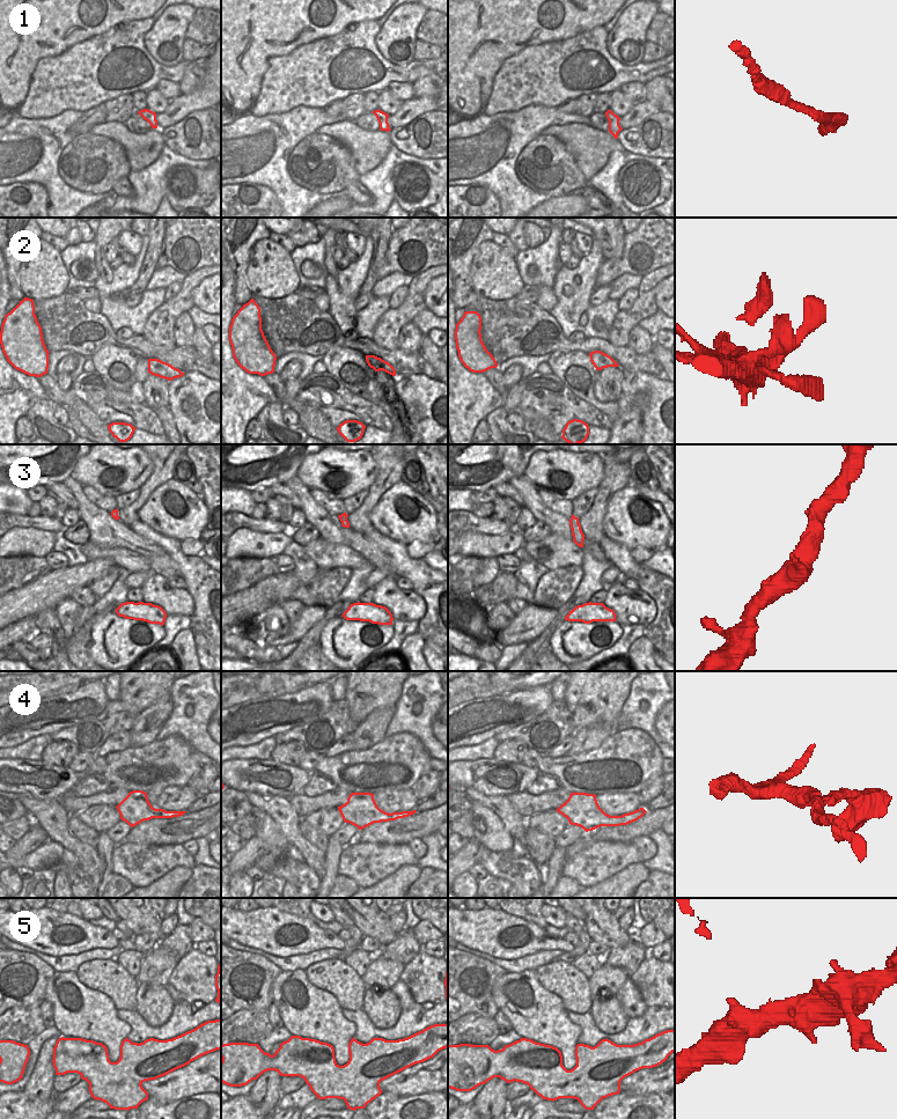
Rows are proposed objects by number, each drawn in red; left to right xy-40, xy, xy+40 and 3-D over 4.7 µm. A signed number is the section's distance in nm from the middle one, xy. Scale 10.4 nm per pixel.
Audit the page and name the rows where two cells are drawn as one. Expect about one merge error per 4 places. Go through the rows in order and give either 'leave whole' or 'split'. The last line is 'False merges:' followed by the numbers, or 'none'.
1: leave whole
2: leave whole
3: leave whole
4: leave whole
5: leave whole
False merges: none

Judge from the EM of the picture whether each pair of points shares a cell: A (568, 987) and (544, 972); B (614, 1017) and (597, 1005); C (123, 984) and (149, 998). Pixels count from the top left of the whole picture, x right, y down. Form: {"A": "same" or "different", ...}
{"A": "same", "B": "same", "C": "different"}

